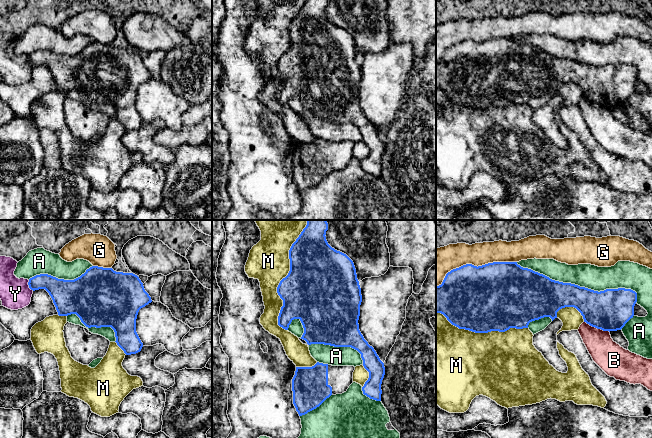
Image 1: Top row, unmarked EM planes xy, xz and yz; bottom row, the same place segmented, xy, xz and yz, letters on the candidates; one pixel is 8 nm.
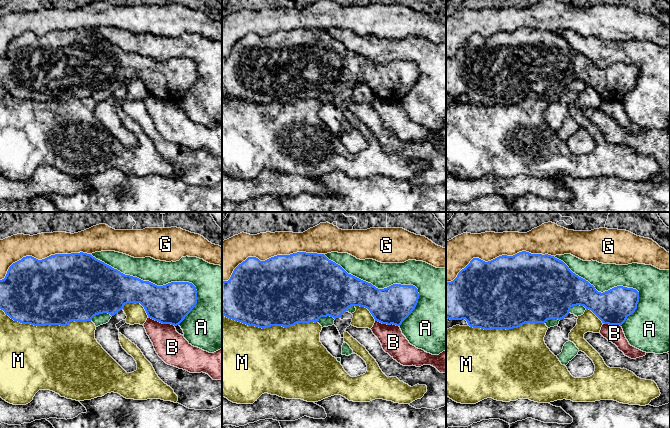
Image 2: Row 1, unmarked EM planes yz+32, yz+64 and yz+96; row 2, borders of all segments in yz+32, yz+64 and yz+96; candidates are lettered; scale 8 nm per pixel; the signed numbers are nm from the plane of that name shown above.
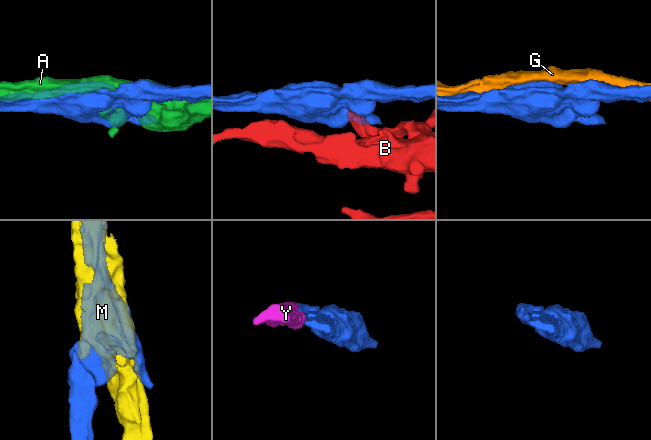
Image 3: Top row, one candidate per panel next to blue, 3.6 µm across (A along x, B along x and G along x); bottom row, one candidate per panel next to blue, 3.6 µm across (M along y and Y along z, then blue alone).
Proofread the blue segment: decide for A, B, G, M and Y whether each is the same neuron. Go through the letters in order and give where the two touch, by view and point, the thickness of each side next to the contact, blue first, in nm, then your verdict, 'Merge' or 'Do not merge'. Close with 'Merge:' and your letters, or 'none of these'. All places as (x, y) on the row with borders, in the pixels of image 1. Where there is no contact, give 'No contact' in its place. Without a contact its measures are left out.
A: Touches blue at yz (579, 286). Thickness 280 nm (blue) against 190 nm. Do not merge
B: Touches blue at yz (597, 328). Thickness 340 nm (blue) against 240 nm. Do not merge
G: Touches blue at yz (474, 266). Thickness 500 nm (blue) against 200 nm. Do not merge
M: Touches blue at xz (286, 276). Thickness 500 nm (blue) against 320 nm. Do not merge
Y: Touches blue at xy (29, 286). Thickness 180 nm (blue) against 240 nm. Do not merge
Merge: none of these

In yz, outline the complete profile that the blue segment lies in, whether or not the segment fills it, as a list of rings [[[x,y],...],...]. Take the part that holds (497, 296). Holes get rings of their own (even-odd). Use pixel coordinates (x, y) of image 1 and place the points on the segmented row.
[[[493,262],[478,267],[466,264],[448,272],[442,284],[436,286],[436,313],[443,314],[452,325],[459,329],[475,333],[505,332],[510,328],[528,328],[530,322],[550,317],[552,322],[544,330],[534,334],[533,345],[550,365],[562,373],[567,373],[568,367],[557,349],[557,332],[563,326],[562,321],[557,317],[560,309],[574,307],[581,313],[584,322],[597,329],[610,332],[621,330],[633,318],[636,302],[637,293],[631,289],[606,289],[598,292],[575,284],[552,280],[543,274],[521,267],[517,262]]]

